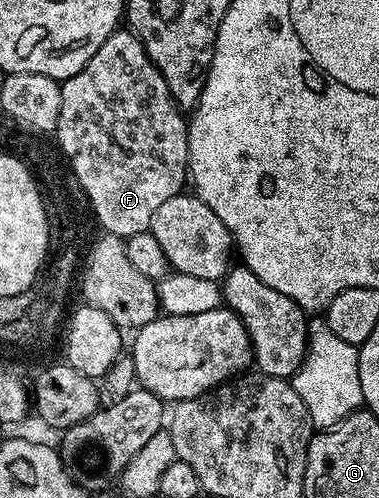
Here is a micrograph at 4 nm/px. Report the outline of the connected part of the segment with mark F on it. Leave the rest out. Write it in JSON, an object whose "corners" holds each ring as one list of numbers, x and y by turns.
{"corners":[[117,30,110,34,110,38,106,38,106,42,102,42,102,46,98,46,94,58,90,58,90,62,86,62,86,66,82,66,82,70,78,70,78,74,74,74,70,79,61,83,60,89,62,90,62,110,58,114,58,126,54,133,54,140,60,151,64,153,64,157,70,162,78,182,84,188,84,194,88,198,90,212,95,223,97,220,104,227,103,231,105,233,121,238,149,231,158,206,162,206,162,202,166,202,170,198,181,195,183,188,180,187,186,184,190,176,188,171,189,121,186,119,185,113,176,104,175,98,170,94,170,86,166,86,166,78,162,78,158,66,154,66,154,62,146,54,142,42,133,32]]}

